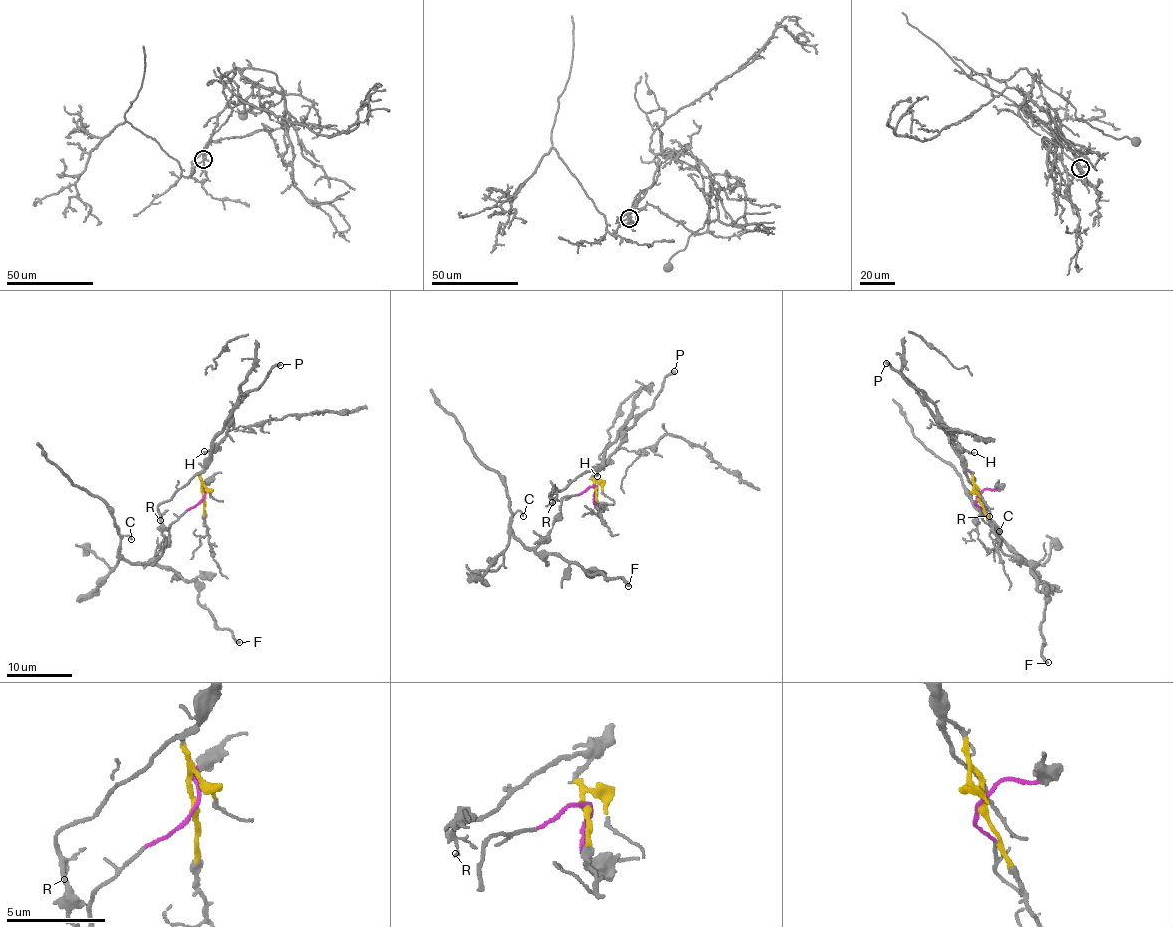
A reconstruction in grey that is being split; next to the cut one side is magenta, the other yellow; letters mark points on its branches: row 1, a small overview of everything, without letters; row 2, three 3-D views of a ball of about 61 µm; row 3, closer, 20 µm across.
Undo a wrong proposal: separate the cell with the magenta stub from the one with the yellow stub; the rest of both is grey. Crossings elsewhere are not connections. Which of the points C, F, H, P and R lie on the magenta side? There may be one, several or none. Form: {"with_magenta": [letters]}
{"with_magenta": ["C", "F"]}

